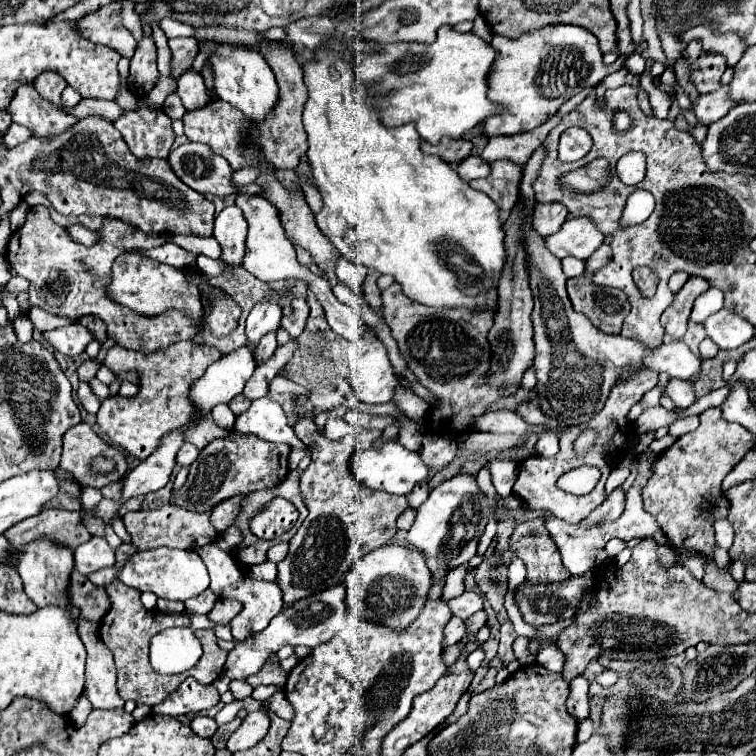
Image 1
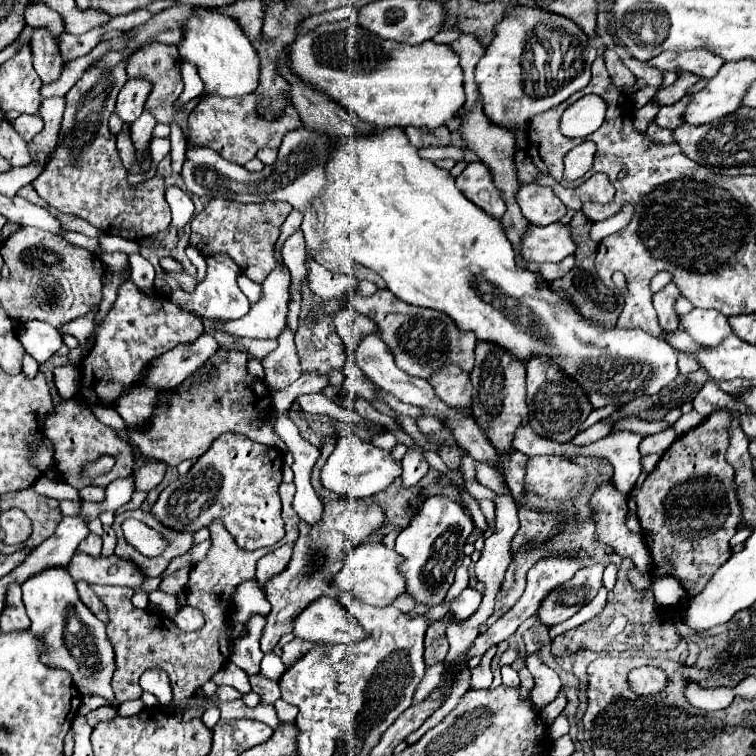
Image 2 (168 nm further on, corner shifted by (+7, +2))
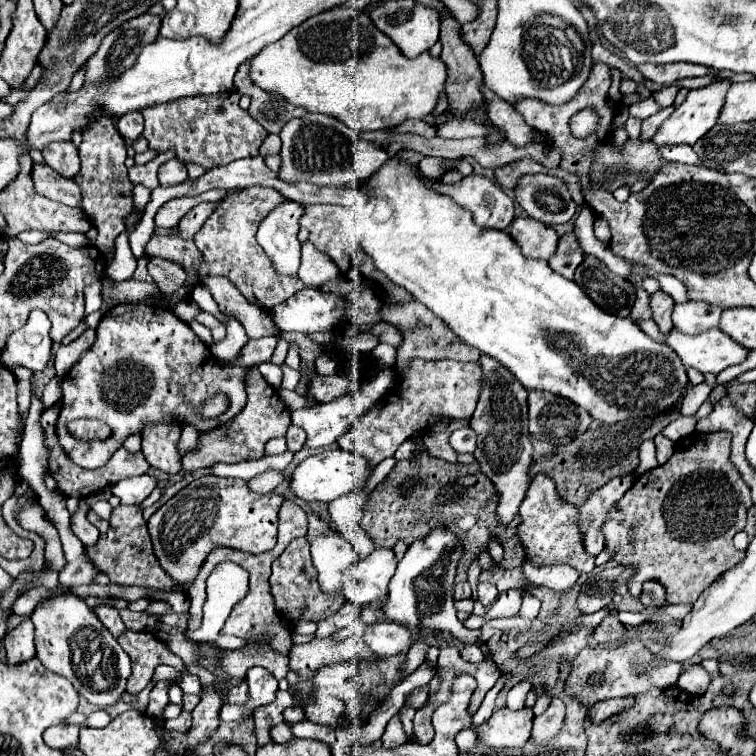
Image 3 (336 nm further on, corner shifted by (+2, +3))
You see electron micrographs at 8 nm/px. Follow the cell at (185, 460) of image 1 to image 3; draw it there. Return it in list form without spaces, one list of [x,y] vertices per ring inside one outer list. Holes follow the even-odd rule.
[[[143,474],[143,476],[127,478],[127,480],[121,480],[121,482],[113,484],[111,492],[121,498],[121,504],[139,506],[151,494],[151,490],[155,486],[157,486],[157,480],[149,474]]]

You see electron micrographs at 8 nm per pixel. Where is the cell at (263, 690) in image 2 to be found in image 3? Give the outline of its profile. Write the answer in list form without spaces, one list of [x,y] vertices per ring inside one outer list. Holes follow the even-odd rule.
[[[277,692],[277,700],[269,706],[263,706],[255,712],[255,738],[257,738],[257,748],[265,746],[265,744],[271,744],[271,736],[269,736],[269,730],[277,724],[281,724],[284,721],[283,710],[289,708],[289,706],[301,706],[299,702],[293,700],[293,696],[289,692]]]

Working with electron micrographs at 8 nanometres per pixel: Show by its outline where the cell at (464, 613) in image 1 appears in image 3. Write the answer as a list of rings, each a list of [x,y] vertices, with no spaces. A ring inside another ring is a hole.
[[[479,582],[479,586],[477,586],[477,596],[479,596],[479,602],[481,602],[483,606],[491,606],[491,604],[497,600],[499,592],[497,592],[495,584]]]

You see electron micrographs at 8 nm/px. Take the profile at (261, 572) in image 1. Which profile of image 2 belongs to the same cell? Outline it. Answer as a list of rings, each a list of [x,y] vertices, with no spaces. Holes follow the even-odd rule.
[[[248,579],[236,587],[232,595],[232,611],[232,617],[240,623],[248,621],[252,613],[266,615],[270,611],[270,603],[258,585],[258,579]]]

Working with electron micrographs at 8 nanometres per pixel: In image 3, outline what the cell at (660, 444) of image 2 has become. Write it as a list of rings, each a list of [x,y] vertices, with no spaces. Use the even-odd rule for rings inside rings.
[[[645,440],[641,444],[641,448],[639,448],[639,460],[641,460],[641,464],[635,470],[637,476],[641,476],[641,474],[645,474],[645,472],[649,472],[649,470],[653,470],[653,468],[659,466],[657,458],[655,458],[655,444],[653,444],[653,440]]]

